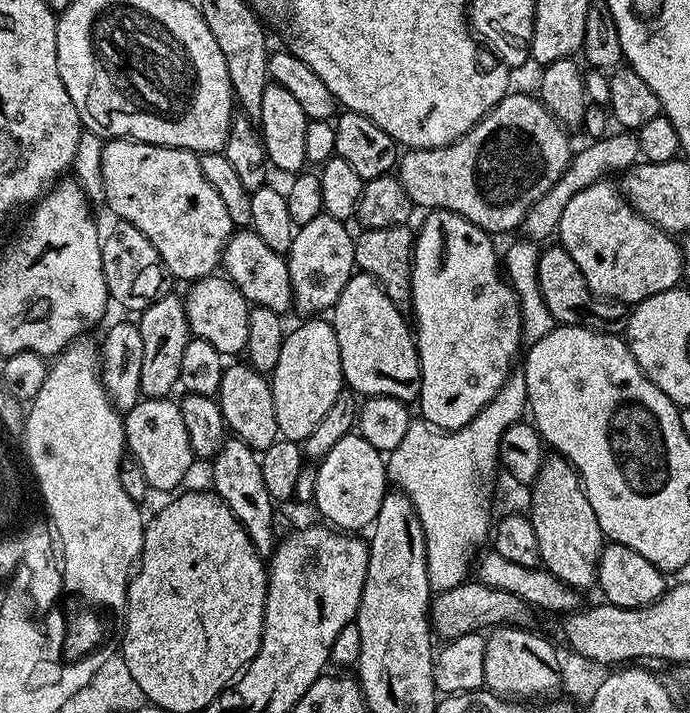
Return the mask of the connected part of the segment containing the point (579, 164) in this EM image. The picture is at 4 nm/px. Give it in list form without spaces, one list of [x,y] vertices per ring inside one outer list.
[[[616,130],[616,133],[614,132],[588,142],[581,152],[579,149],[573,155],[562,178],[558,178],[558,182],[554,182],[551,190],[542,198],[538,198],[538,202],[534,202],[534,206],[526,214],[522,225],[523,235],[527,239],[544,242],[547,236],[555,237],[562,222],[562,214],[565,212],[567,204],[570,203],[570,198],[574,198],[574,194],[586,190],[586,186],[597,184],[601,178],[611,177],[611,172],[623,173],[641,159],[640,143],[636,132],[632,130]]]

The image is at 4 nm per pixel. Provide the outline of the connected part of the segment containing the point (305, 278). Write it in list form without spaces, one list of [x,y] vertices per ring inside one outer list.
[[[321,214],[306,222],[306,226],[297,228],[294,242],[286,253],[290,282],[292,283],[292,303],[298,309],[308,312],[304,314],[324,314],[338,302],[338,294],[342,294],[342,286],[354,274],[355,239],[348,233],[349,225],[333,216]]]

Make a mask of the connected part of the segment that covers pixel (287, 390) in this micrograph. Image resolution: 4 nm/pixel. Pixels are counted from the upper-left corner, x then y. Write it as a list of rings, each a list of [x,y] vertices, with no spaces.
[[[308,318],[305,324],[300,324],[296,329],[289,331],[282,342],[281,354],[277,365],[270,373],[272,384],[272,397],[274,398],[274,414],[278,418],[280,436],[285,440],[302,442],[322,422],[326,410],[334,406],[334,398],[345,391],[346,385],[342,374],[342,362],[338,350],[338,338],[334,334],[331,323],[324,318]]]

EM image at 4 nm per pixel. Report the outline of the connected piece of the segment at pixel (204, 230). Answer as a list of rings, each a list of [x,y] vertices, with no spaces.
[[[108,140],[105,145],[100,152],[100,180],[104,183],[104,200],[115,219],[142,230],[168,267],[168,275],[177,281],[191,282],[213,275],[221,267],[224,247],[234,229],[222,198],[202,174],[200,156],[184,148],[144,144],[141,140]]]

